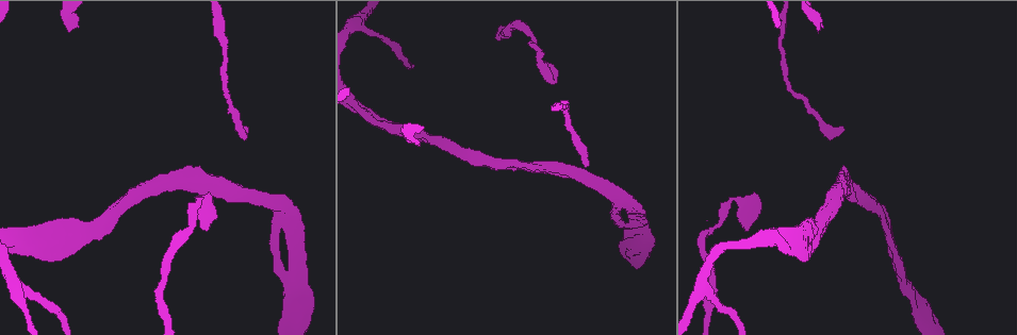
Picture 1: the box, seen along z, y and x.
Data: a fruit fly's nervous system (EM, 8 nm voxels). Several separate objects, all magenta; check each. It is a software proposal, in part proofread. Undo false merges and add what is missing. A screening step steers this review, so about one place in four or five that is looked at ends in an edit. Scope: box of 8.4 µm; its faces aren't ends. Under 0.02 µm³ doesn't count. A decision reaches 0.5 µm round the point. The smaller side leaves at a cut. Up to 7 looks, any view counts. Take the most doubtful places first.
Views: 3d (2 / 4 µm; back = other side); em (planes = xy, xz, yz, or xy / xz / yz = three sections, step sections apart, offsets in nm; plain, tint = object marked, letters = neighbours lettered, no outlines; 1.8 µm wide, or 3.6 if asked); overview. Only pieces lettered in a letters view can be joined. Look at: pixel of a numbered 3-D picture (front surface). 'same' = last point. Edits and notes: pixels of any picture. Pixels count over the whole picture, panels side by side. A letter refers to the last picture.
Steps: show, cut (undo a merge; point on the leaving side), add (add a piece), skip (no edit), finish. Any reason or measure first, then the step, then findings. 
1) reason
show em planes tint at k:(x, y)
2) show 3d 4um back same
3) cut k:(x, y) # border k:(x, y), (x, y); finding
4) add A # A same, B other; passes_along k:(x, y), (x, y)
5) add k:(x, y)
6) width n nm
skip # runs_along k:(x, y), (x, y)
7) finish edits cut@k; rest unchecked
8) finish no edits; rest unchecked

branch stops here
show em 3.6um planes letters at 1:(843, 128)

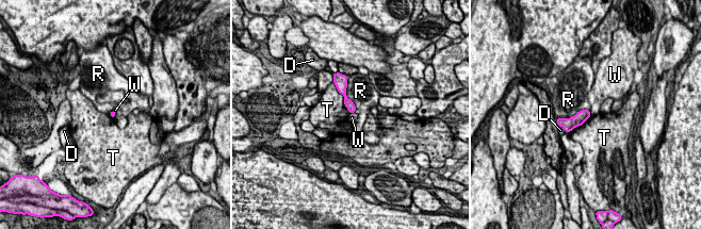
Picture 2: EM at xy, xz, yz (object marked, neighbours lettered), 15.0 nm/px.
longest_contact R 500 nm
skip # D other, R other, T other, W other; border 2:(355, 111), (349, 113); no lettered piece goes on from it

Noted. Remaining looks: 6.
calibre changes
show 3d 4um at 1:(902, 273)

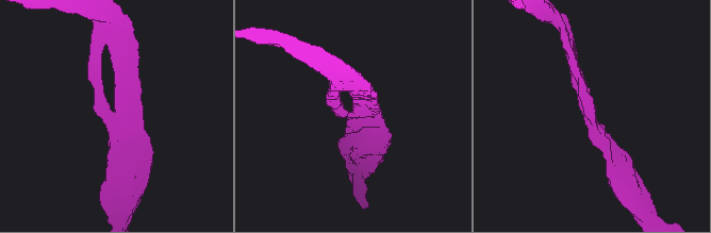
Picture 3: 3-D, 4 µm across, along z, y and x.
now the EM
show em 3.6um planes letters at 3:(119, 116)

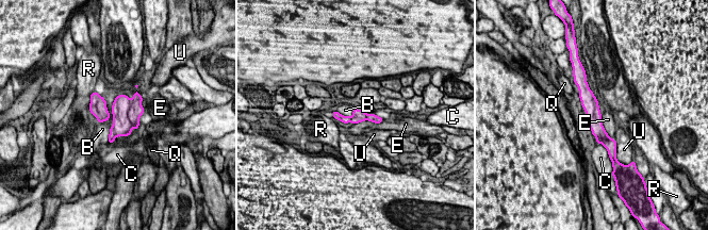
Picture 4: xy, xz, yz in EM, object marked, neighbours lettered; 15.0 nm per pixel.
skip # B other, C other, E other, Q other, R other, U other; border 4:(112, 107), (113, 124), (108, 142); one neuron here

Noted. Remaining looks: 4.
free end
show 3d 4um at 1:(809, 253)

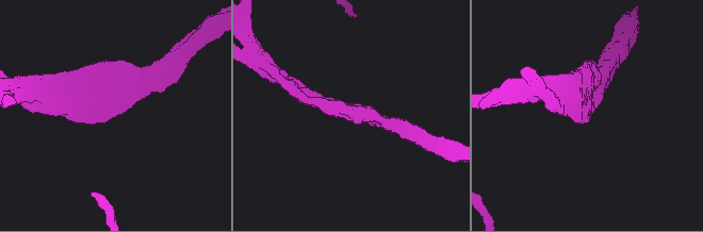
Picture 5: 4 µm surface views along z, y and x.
now the EM
show em planes letters at 5:(123, 113)

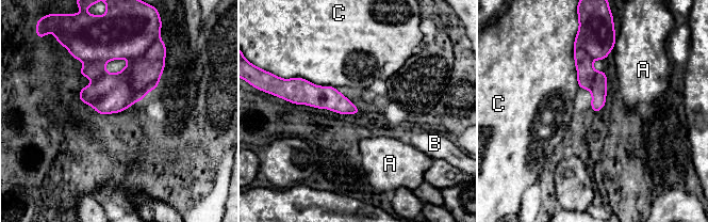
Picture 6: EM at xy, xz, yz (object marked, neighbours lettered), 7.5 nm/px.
skip # A other, B other, C other; border 6:(573, 41), (574, 65), (579, 88); none of them fits

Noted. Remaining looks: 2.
finish no edits; rest unchecked

